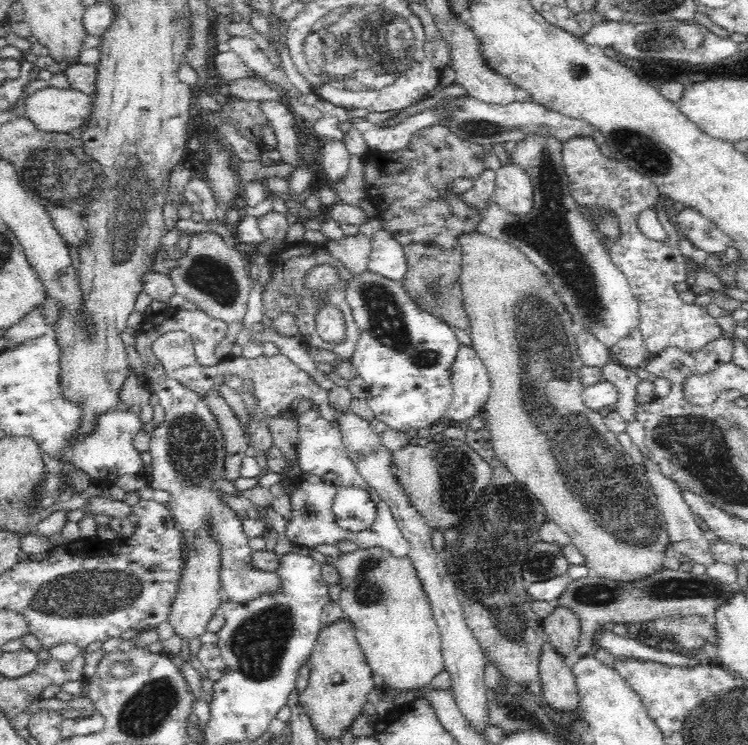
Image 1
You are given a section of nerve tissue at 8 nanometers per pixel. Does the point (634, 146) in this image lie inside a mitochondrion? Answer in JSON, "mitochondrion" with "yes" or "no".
{"mitochondrion":"yes"}

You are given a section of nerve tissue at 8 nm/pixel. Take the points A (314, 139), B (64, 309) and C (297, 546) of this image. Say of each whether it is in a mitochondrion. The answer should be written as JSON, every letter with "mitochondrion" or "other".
{"A":"other","B":"other","C":"other"}

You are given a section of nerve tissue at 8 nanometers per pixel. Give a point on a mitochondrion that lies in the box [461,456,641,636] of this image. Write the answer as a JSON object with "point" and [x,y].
{"point":[541,564]}

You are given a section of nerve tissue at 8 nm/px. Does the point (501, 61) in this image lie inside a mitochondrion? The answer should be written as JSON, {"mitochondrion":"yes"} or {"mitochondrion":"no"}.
{"mitochondrion":"yes"}

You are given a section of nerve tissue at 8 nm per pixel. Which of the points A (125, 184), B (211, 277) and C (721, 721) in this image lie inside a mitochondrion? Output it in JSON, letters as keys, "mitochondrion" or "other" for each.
{"A":"mitochondrion","B":"mitochondrion","C":"mitochondrion"}

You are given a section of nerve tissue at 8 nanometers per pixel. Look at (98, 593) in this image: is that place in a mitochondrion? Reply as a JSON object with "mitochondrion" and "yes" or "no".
{"mitochondrion":"yes"}

